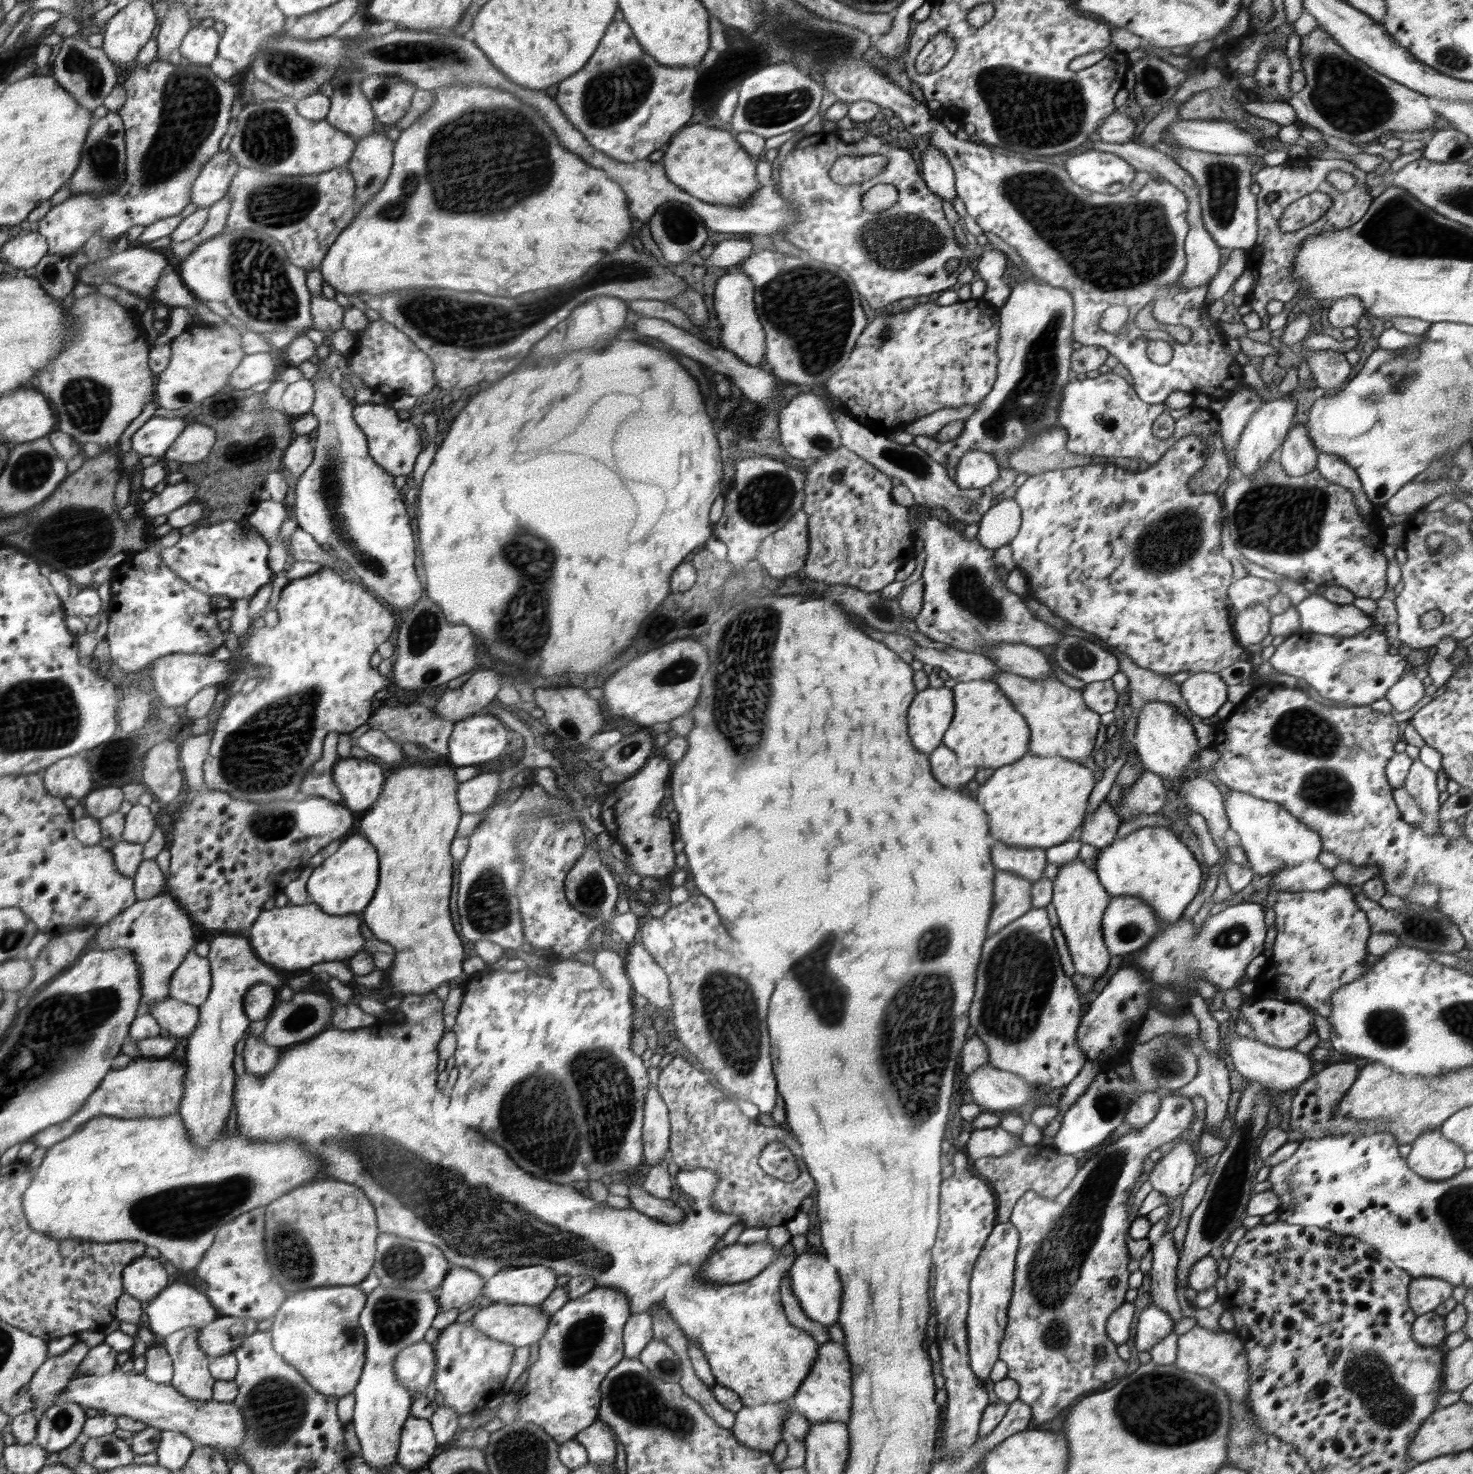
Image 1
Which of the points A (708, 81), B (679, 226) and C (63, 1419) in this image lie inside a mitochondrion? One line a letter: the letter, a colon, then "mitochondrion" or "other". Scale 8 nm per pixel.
A: other
B: mitochondrion
C: mitochondrion

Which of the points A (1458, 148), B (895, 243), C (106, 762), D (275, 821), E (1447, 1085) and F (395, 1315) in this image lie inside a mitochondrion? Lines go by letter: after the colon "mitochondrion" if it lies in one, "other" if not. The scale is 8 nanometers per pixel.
A: mitochondrion
B: mitochondrion
C: other
D: mitochondrion
E: other
F: mitochondrion

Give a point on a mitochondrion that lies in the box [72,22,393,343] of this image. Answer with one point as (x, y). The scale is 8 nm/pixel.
(190, 100)

